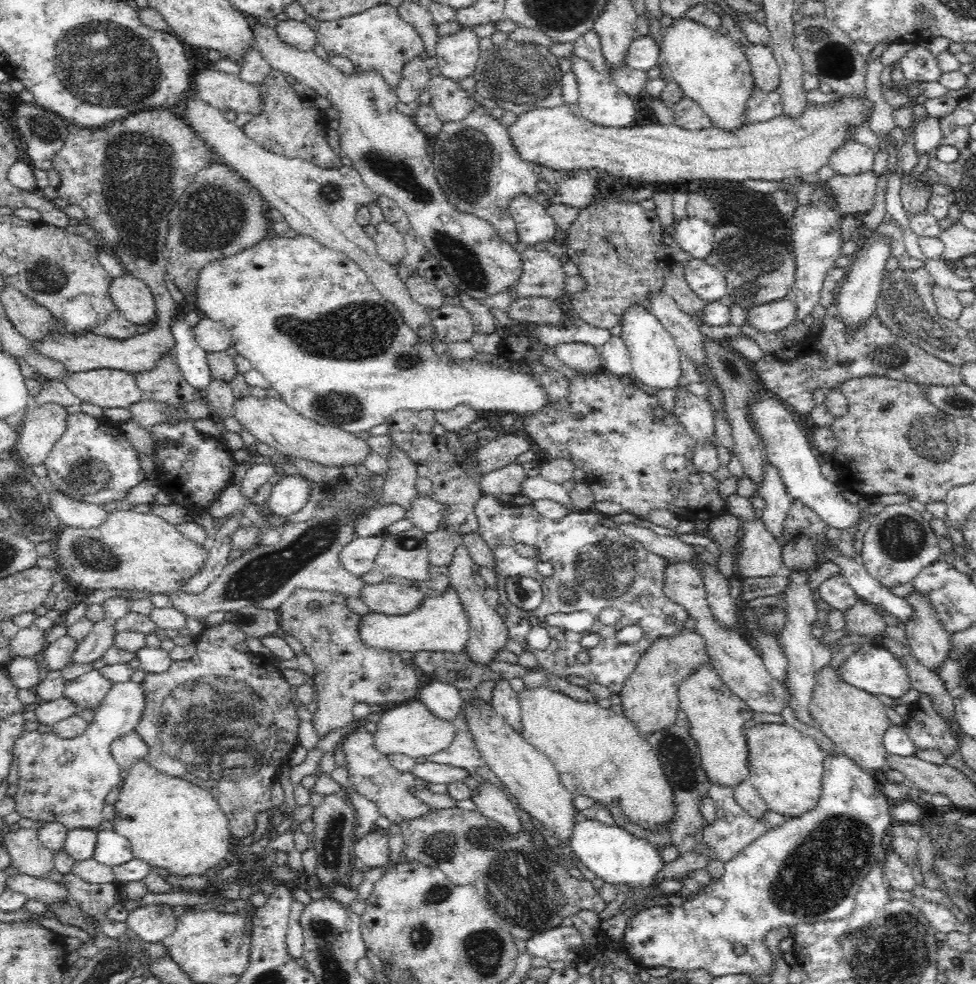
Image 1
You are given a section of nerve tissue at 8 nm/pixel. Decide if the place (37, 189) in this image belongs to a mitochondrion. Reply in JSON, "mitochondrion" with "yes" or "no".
{"mitochondrion":"no"}

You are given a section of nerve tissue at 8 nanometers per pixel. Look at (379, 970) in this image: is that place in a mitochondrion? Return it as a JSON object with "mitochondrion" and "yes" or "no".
{"mitochondrion":"no"}

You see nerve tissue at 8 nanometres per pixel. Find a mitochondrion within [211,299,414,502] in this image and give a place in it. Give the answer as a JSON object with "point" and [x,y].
{"point":[346,407]}

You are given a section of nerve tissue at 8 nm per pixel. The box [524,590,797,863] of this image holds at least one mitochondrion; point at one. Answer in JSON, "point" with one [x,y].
{"point":[676,753]}

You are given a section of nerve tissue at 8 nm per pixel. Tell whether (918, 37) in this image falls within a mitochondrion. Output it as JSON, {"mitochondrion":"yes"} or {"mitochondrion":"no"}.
{"mitochondrion":"no"}

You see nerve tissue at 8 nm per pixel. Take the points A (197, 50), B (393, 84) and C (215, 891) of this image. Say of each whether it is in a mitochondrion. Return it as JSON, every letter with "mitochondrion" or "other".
{"A":"other","B":"other","C":"other"}

